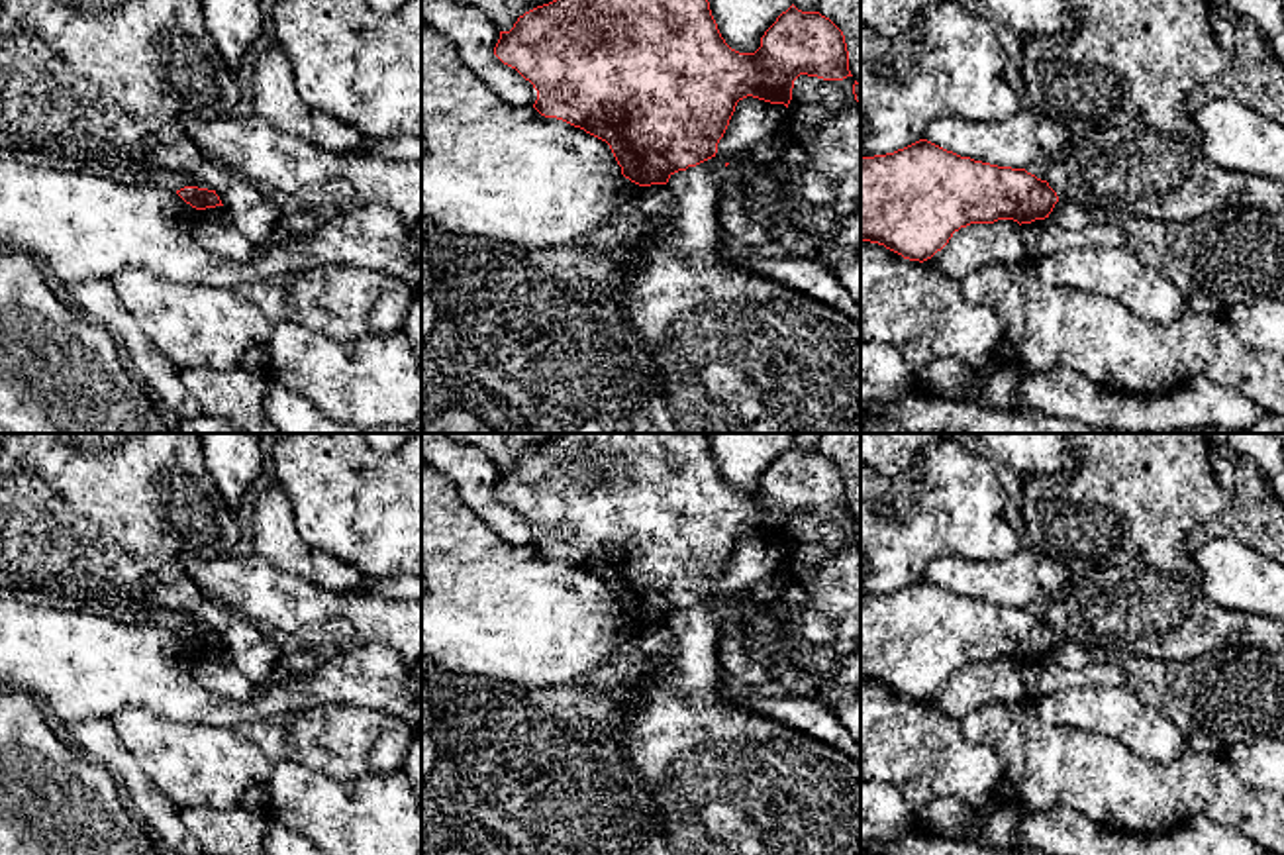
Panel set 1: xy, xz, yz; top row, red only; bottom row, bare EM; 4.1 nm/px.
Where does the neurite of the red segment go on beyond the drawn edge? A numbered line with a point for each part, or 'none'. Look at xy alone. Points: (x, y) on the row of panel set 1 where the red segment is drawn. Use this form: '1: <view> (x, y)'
none

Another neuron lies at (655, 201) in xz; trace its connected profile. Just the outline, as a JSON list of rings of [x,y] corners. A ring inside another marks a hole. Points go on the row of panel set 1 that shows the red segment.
[[[667,184],[641,186],[635,200],[635,210],[643,218],[651,218],[651,220],[663,220],[672,216],[674,200],[668,186]]]

